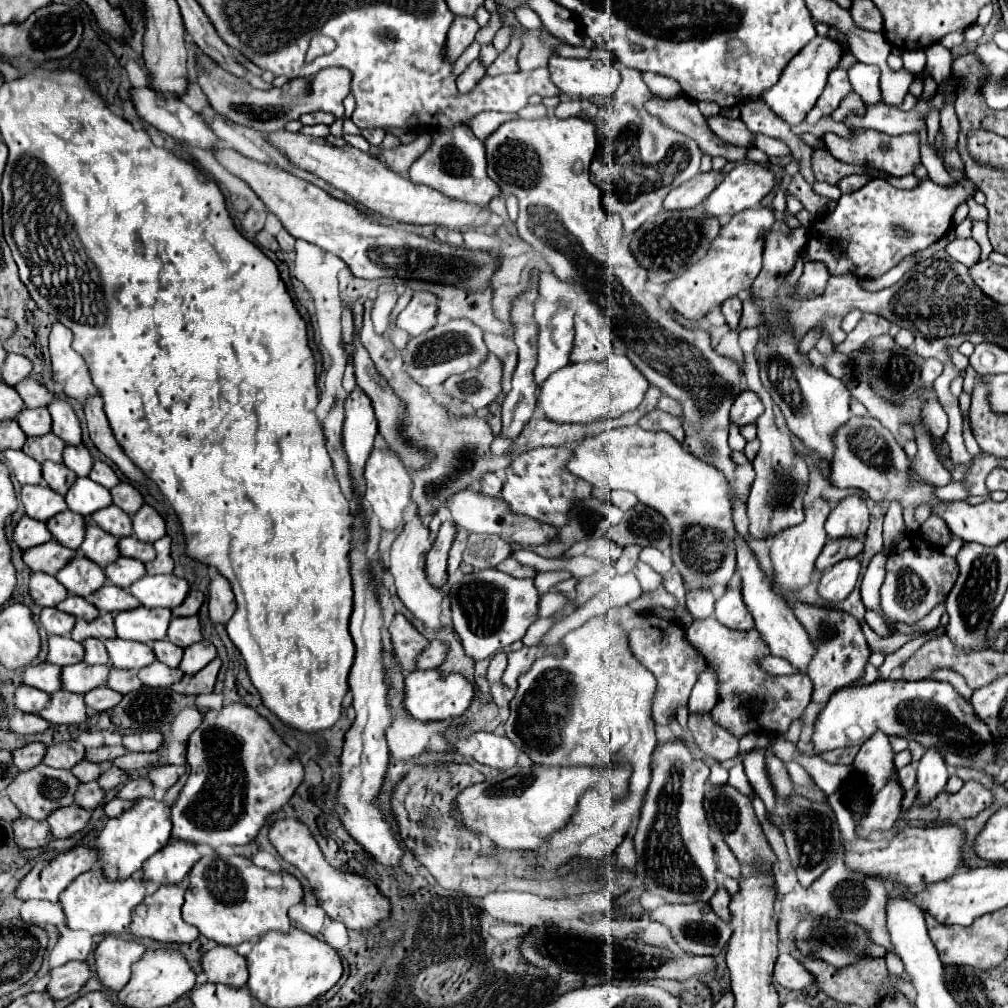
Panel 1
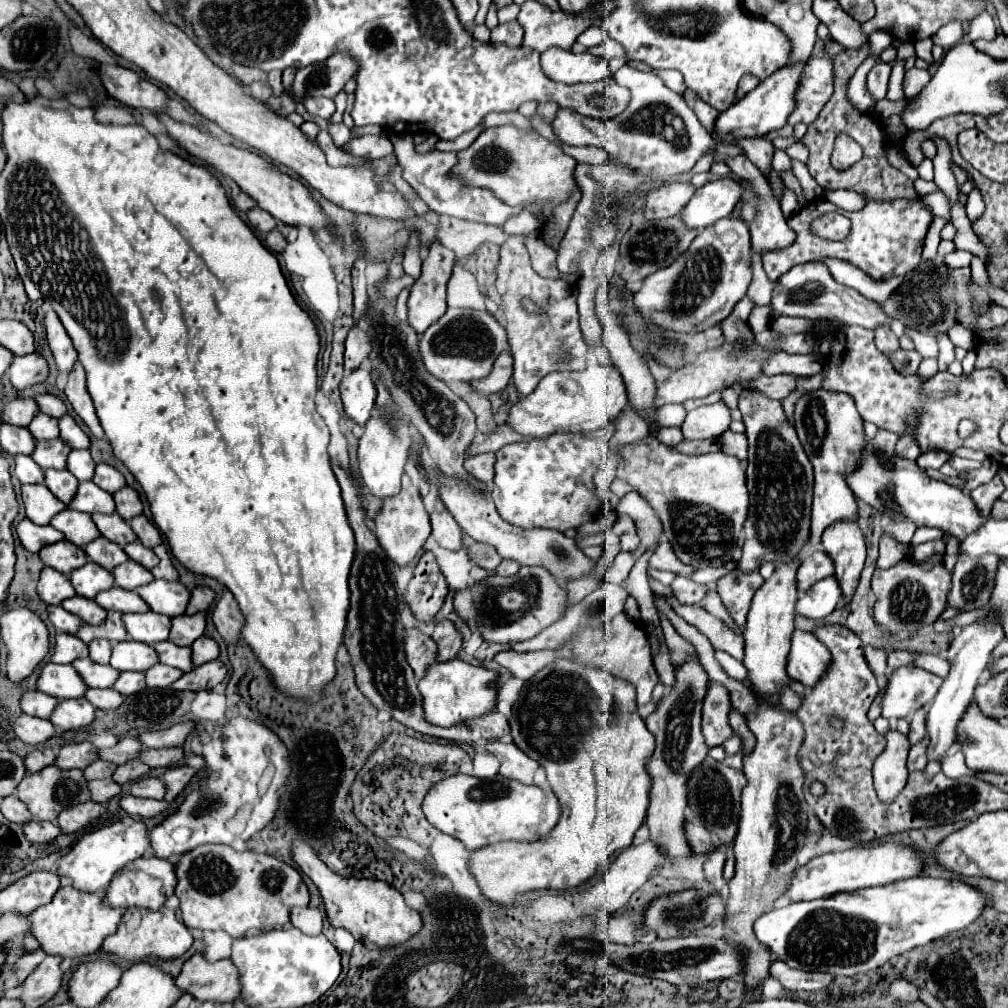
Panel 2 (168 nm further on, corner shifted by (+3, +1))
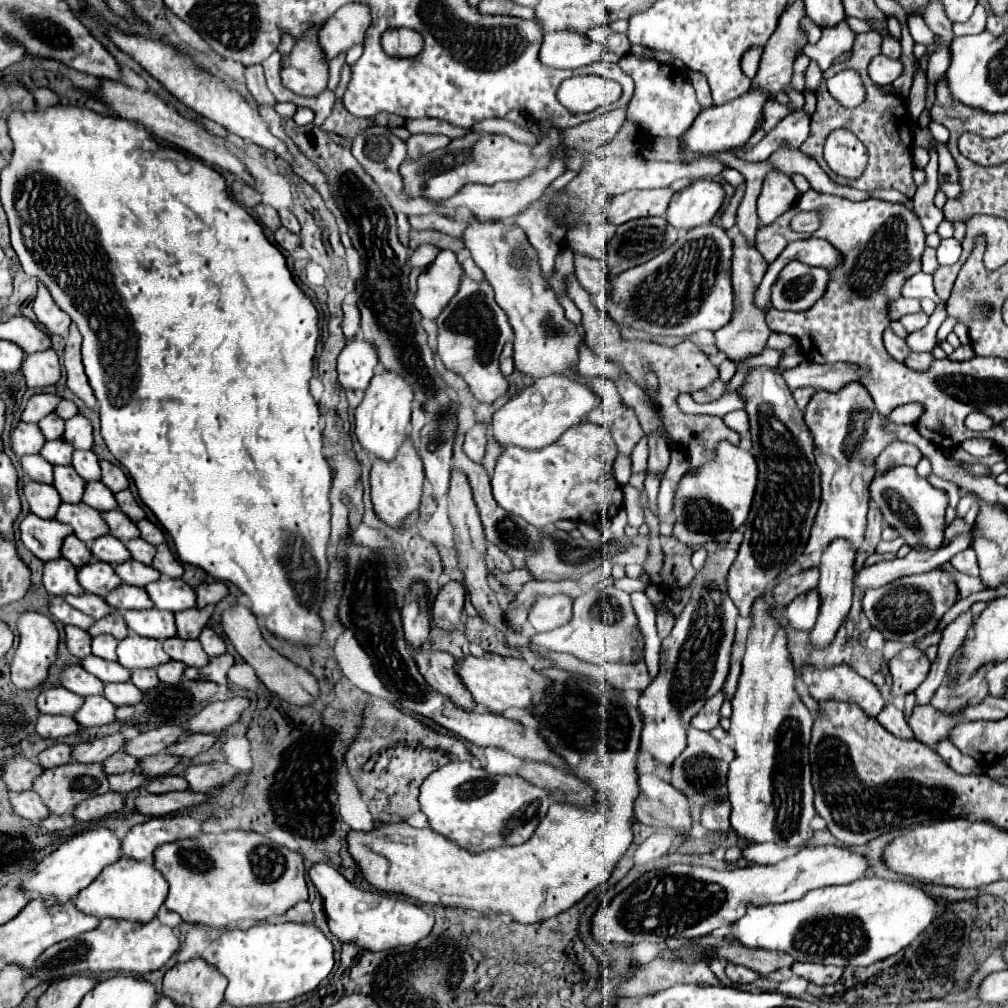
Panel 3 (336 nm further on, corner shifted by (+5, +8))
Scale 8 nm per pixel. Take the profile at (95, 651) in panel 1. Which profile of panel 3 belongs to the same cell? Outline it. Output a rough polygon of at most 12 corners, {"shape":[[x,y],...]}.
{"shape":[[96,636],[92,654],[104,660],[116,660],[114,636]]}

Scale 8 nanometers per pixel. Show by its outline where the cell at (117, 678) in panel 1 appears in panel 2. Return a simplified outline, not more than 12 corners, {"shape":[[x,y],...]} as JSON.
{"shape":[[120,673],[114,689],[132,695],[144,689],[144,673]]}

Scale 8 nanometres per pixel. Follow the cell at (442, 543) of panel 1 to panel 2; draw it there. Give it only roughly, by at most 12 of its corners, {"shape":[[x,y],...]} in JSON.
{"shape":[[428,549],[408,585],[416,621],[430,623],[440,611],[448,583]]}

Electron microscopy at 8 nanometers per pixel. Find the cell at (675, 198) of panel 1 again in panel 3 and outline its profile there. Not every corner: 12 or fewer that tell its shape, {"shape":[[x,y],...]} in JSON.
{"shape":[[670,188],[630,190],[608,202],[608,222],[664,216]]}

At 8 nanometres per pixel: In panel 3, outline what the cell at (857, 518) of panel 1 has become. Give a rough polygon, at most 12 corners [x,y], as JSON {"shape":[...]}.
{"shape":[[834,540],[820,570],[810,644],[826,648],[852,606],[854,548]]}

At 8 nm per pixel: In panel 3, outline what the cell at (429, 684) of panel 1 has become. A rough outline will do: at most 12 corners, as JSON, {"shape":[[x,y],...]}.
{"shape":[[464,658],[456,670],[488,712],[532,708],[552,680],[524,658]]}

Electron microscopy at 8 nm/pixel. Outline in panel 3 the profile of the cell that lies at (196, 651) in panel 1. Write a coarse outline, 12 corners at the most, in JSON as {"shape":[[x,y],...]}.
{"shape":[[204,628],[198,640],[208,656],[226,650],[224,640],[212,628]]}

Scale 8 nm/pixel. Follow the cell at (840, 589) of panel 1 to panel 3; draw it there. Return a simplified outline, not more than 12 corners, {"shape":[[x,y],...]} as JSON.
{"shape":[[816,590],[800,594],[786,608],[794,630],[812,630],[818,618]]}

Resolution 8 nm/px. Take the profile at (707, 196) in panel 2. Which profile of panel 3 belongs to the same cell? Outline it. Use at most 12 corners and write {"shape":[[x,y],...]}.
{"shape":[[714,180],[676,192],[666,220],[676,230],[708,224],[724,202]]}

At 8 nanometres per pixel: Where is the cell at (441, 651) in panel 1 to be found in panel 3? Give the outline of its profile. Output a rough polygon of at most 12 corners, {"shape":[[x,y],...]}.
{"shape":[[458,580],[440,588],[432,606],[434,622],[458,628],[466,590]]}

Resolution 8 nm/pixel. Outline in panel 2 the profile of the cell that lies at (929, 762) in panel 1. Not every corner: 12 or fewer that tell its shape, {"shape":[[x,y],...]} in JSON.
{"shape":[[988,607],[948,649],[952,663],[928,707],[928,761],[942,763],[994,647],[1004,639]]}

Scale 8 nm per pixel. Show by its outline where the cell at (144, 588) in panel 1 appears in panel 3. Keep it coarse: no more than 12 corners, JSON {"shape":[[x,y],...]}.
{"shape":[[162,578],[146,586],[160,610],[196,606],[196,592],[184,580]]}

